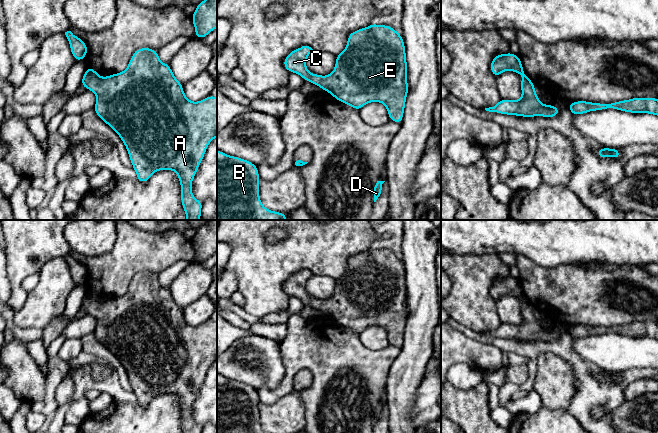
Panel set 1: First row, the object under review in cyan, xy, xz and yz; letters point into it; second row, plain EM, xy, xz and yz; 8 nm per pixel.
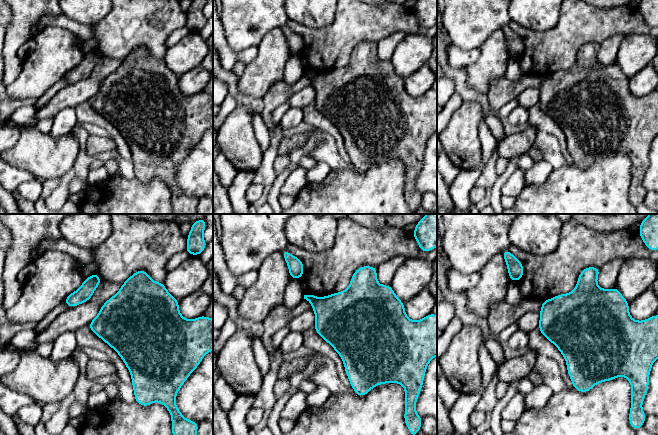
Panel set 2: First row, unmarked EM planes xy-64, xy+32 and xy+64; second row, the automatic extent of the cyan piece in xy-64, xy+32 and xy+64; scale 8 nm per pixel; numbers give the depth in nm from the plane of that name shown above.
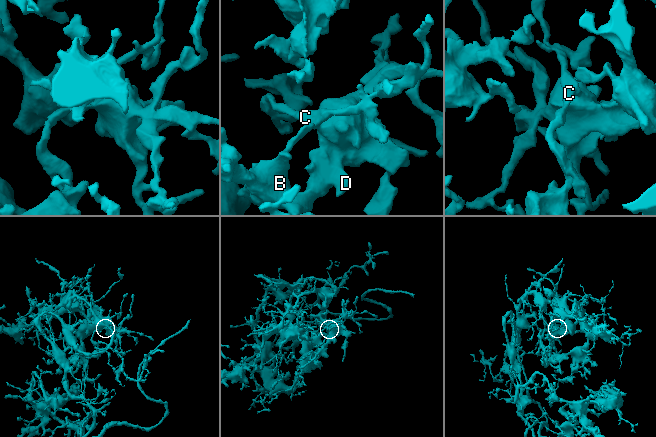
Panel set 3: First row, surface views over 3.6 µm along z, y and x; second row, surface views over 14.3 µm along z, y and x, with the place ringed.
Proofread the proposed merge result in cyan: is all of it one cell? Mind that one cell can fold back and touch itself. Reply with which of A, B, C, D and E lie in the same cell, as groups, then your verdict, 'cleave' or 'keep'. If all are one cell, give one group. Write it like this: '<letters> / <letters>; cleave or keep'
A B C D E; keep

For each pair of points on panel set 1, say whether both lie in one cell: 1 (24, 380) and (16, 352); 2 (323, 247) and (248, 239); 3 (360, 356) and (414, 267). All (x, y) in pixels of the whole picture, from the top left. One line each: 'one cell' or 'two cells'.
1: one cell
2: one cell
3: two cells

